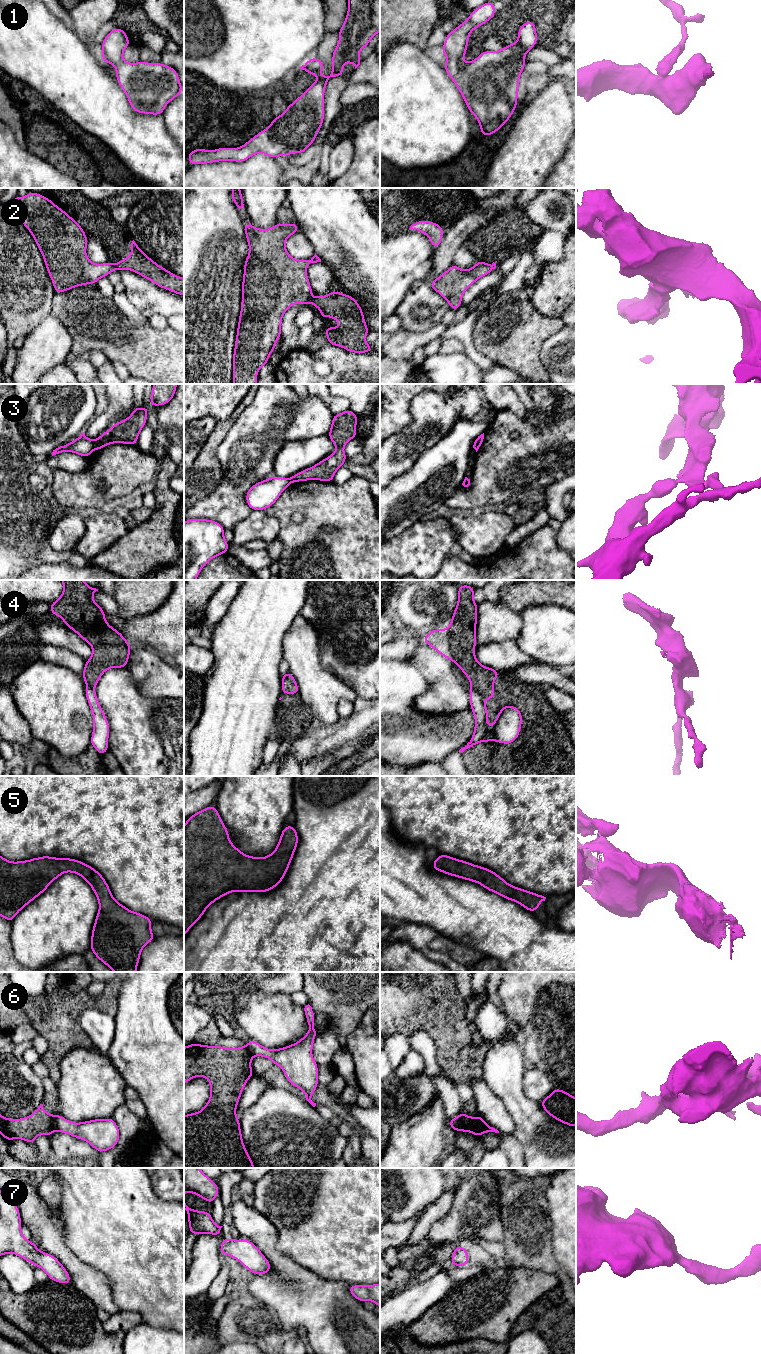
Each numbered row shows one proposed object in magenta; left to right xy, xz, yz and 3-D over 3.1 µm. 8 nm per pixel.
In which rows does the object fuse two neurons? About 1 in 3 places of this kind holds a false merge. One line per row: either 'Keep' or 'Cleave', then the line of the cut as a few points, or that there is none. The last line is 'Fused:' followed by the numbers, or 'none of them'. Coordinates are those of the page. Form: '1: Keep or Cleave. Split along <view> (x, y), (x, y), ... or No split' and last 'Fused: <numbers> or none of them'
1: Keep. No split
2: Cleave. Split along xy (110, 263), (115, 268)
3: Cleave. Split along xy (93, 441), (94, 448)
4: Cleave. Split along yz (472, 687), (483, 699)
5: Keep. No split
6: Cleave. Split along yz (458, 1116), (458, 1128), (456, 1130)
7: Keep. No split
Fused: 2, 3, 4, 6

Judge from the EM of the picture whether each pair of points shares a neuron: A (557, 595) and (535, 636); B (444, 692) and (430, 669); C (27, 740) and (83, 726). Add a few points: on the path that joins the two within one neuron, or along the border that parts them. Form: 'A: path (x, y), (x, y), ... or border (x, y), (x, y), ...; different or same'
A: border (529, 605), (559, 604), (565, 607); different
B: path (443, 686), (442, 681), (436, 675); same
C: border (24, 717), (35, 741); different

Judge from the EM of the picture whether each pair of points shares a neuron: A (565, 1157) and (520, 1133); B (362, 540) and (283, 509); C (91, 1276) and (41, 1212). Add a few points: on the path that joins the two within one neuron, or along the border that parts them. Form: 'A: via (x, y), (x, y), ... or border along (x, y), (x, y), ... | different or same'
A: via (554, 1151), (538, 1135), (531, 1133) | same
B: via (342, 520), (329, 507), (303, 507) | same
C: via (74, 1264), (48, 1237), (47, 1229) | same

